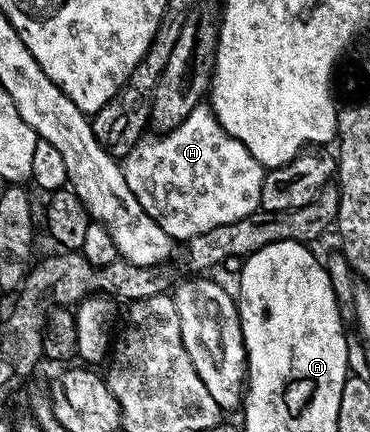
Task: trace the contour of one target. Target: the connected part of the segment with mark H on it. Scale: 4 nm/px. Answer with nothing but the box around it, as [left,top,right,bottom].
[122,103,266,242]

